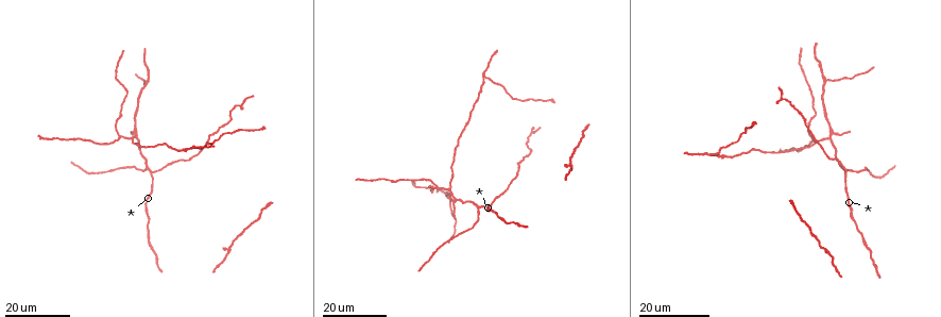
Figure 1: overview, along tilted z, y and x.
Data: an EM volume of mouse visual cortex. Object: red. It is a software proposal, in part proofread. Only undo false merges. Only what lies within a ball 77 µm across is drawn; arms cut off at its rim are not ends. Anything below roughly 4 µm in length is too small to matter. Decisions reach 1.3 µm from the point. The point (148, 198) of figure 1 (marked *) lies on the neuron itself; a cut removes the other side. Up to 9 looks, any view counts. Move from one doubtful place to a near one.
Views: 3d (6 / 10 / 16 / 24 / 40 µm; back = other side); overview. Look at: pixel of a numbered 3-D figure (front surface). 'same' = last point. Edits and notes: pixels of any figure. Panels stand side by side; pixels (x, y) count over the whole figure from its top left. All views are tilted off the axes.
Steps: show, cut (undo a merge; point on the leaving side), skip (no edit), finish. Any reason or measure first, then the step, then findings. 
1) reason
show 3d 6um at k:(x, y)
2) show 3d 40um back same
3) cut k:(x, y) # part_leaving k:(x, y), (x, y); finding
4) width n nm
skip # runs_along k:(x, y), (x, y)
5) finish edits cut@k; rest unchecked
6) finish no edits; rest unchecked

arms part here
show 3d 24um at 1:(829, 138)

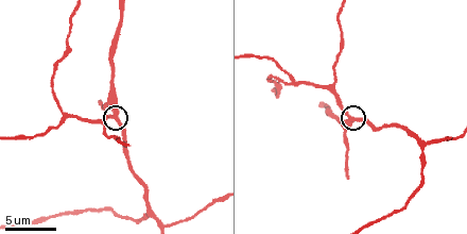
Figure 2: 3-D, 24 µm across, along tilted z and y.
show 3d 6um at 2:(112, 116)

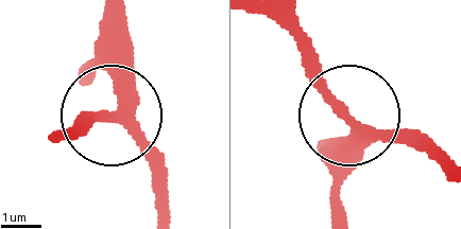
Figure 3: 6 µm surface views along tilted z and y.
width 270 nm
skip # runs_along 3:(167, 214), (155, 172), (117, 116), (116, 19); continuous, no second neuron

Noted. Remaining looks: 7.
show 3d 16um at 1:(826, 79)

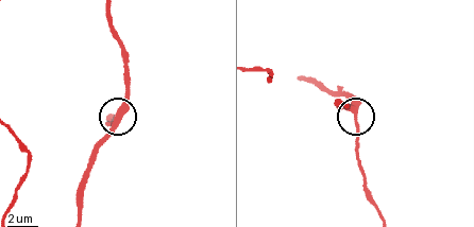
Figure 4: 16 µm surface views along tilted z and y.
show 3d 6um at 4:(353, 112)

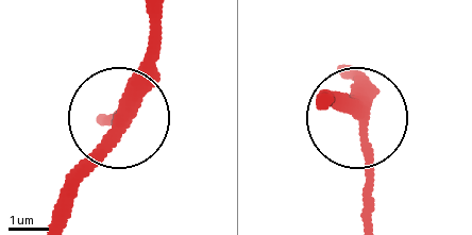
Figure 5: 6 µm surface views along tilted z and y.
show 3d 6um back at 5:(360, 117)

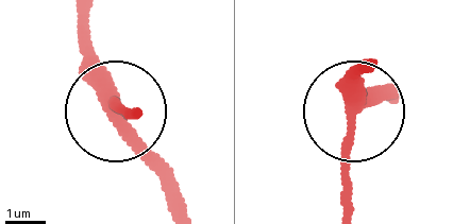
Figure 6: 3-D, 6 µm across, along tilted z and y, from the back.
skip # all the same neuron

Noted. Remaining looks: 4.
branch point
show 3d 6um at 2:(423, 149)

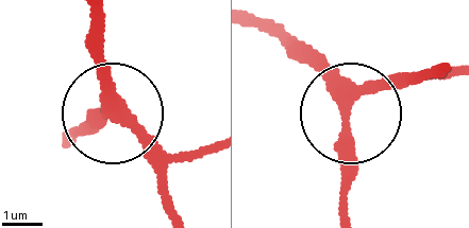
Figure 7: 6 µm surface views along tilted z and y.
side_arm 32 um
skip # runs_along 7:(440, 72), (386, 82), (353, 110), (341, 211); continuous, no second neuron

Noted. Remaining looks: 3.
three arms meet
show 3d 16um at 1:(709, 156)

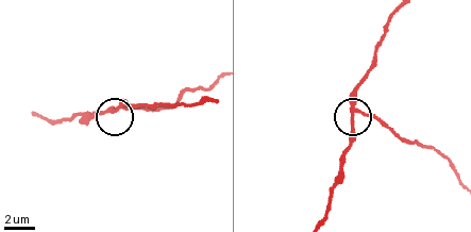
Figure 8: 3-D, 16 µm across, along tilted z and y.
show 3d 10um at 8:(358, 113)

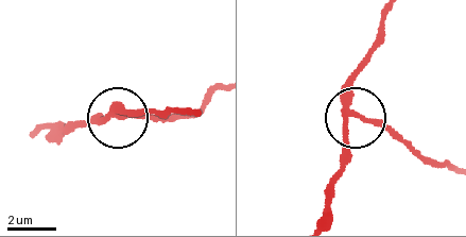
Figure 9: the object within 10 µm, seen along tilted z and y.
cut 9:(386, 125) # part_leaving 9:(352, 114), (386, 122), (426, 156), (453, 169); two neurons meet here

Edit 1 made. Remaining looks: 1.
finish edits cut@9; rest unchecked

